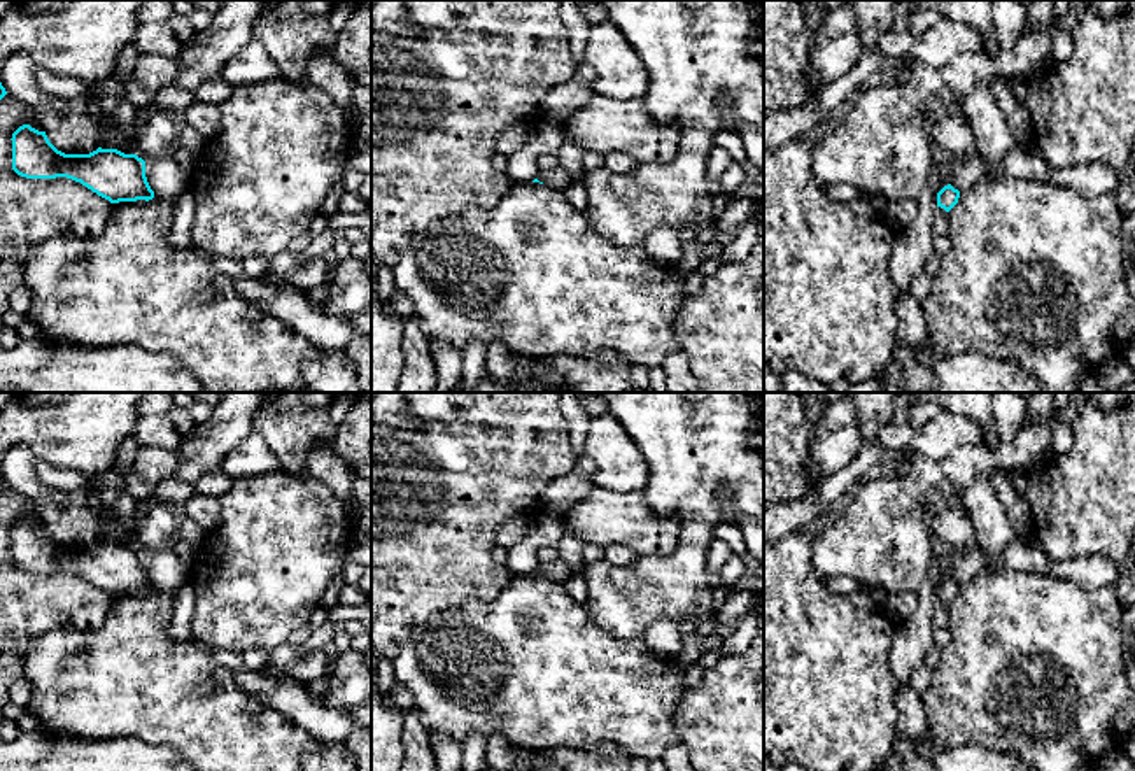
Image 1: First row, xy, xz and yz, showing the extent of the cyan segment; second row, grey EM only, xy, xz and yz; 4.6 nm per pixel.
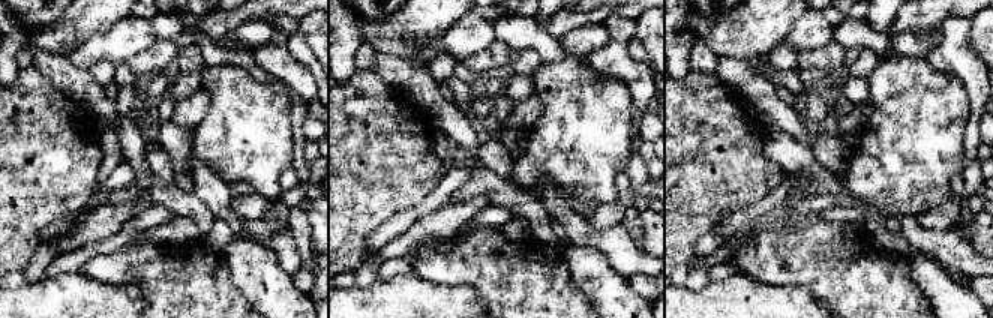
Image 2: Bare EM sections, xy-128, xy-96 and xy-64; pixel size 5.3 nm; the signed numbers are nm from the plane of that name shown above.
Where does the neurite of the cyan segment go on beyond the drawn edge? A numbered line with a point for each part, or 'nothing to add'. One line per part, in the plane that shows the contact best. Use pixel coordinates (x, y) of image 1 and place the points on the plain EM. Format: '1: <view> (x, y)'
1: yz (939, 617)

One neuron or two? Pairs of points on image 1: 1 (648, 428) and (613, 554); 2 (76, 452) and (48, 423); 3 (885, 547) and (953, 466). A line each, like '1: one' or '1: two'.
1: two
2: one
3: one

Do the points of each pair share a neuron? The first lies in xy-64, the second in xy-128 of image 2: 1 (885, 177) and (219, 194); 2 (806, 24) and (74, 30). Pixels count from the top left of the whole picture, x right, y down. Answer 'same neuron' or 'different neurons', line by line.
1: different neurons
2: different neurons

